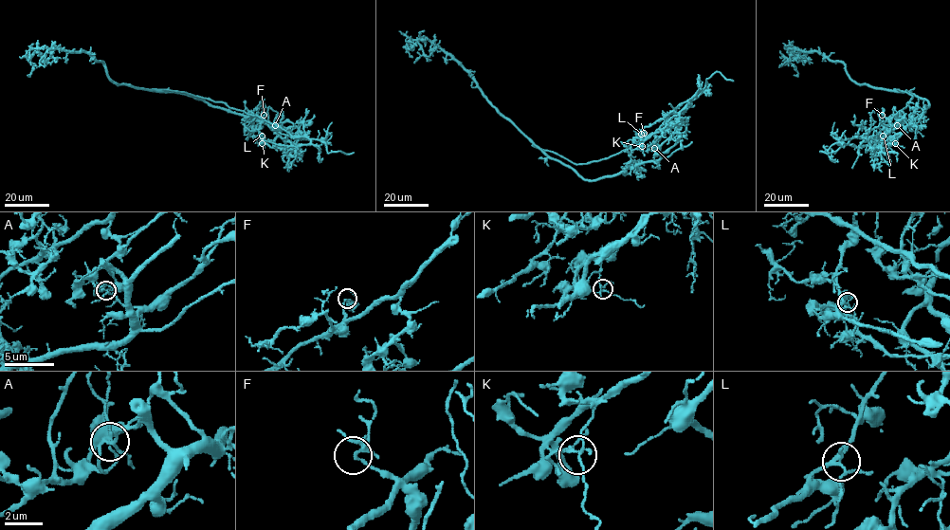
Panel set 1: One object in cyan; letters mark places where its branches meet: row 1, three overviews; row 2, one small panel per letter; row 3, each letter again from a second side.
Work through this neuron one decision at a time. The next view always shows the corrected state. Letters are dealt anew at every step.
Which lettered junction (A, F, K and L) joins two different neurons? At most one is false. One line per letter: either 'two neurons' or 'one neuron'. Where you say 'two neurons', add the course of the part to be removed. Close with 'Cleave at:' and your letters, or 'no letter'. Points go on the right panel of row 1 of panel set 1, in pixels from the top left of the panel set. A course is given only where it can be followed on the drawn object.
A: two neurons; foreign part runs (897, 125), (896, 129), (886, 130), (882, 124), (906, 105), (912, 96), (894, 88)
F: one neuron
K: one neuron
L: one neuron
Cleave at: A

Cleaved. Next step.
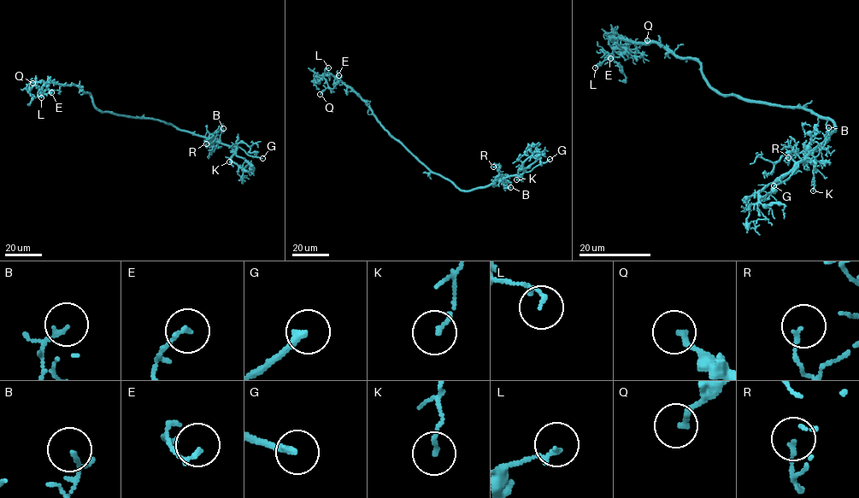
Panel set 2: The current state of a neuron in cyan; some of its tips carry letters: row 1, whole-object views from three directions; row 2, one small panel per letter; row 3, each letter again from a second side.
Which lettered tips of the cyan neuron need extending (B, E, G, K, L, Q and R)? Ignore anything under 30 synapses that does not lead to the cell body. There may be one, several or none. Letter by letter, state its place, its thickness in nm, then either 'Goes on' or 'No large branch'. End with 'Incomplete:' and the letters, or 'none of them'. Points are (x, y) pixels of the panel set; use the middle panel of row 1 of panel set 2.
B: Place: (510, 187). Thickness 90 nm. No large branch
E: Place: (338, 75). Thickness 150 nm. No large branch
G: Place: (550, 159). Thickness 240 nm. Goes on
K: Place: (516, 179). Thickness 130 nm. No large branch
L: Place: (328, 67). Thickness 120 nm. No large branch
Q: Place: (320, 94). Thickness 180 nm. No large branch
R: Place: (493, 166). Thickness 120 nm. No large branch
Incomplete: G

